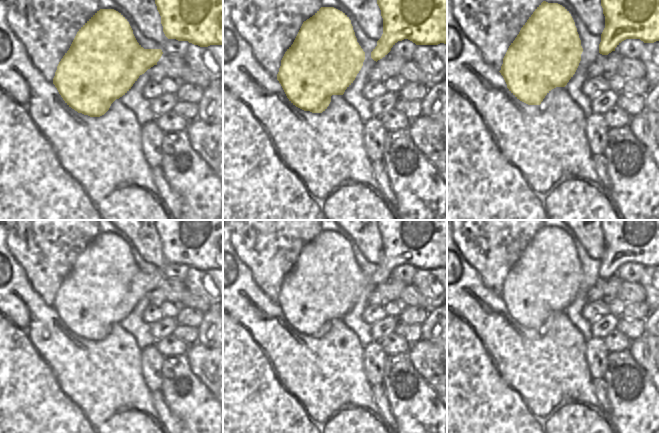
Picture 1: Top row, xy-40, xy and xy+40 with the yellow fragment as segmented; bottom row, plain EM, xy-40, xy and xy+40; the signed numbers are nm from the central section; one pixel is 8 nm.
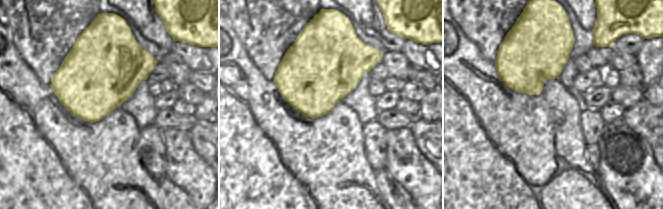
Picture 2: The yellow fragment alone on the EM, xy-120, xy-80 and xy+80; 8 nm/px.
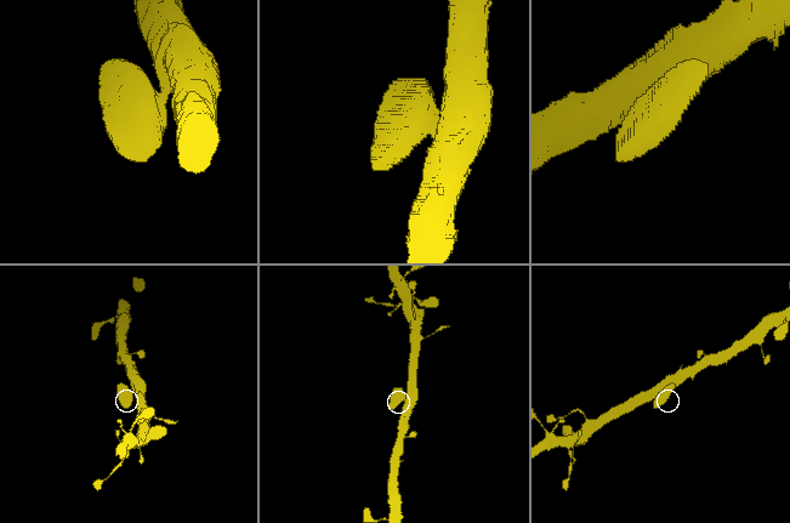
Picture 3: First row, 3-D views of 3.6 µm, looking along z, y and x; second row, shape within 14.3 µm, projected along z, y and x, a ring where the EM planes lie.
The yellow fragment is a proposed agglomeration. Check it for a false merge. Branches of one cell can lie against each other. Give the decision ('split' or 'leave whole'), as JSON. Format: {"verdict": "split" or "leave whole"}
{"verdict": "leave whole"}

